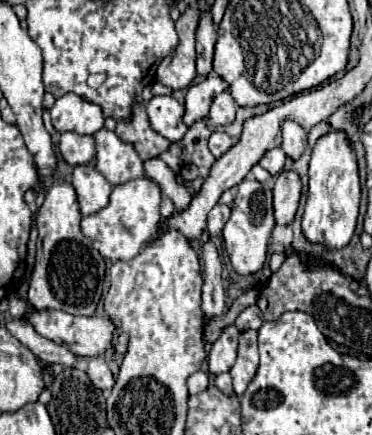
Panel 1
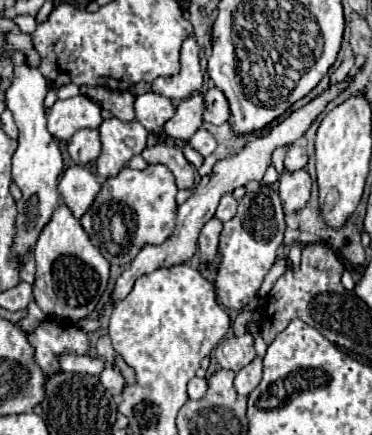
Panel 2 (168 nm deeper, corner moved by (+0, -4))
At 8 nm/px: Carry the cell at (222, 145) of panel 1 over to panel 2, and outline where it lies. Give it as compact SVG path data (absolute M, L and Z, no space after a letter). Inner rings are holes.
M204 128L196 130L196 134L188 140L188 144L190 144L196 152L200 152L202 156L208 156L208 154L212 154L212 152L216 150L216 140L214 140L214 136L212 136L208 130L204 130Z

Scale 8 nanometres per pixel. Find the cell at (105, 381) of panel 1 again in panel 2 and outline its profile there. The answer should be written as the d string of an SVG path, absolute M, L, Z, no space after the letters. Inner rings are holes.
M106 366L106 368L104 368L104 372L102 372L102 376L100 376L100 382L102 382L104 388L110 390L116 398L122 394L122 390L124 390L124 386L126 386L122 374L120 374L118 370L114 370L112 366Z

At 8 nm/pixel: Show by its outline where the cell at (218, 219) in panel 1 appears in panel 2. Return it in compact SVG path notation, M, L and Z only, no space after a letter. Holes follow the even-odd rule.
M226 194L226 196L222 196L222 200L220 200L220 206L218 206L218 210L216 210L216 216L218 216L222 222L226 222L226 220L230 220L230 218L236 214L236 208L238 208L238 200L236 200L232 194Z

